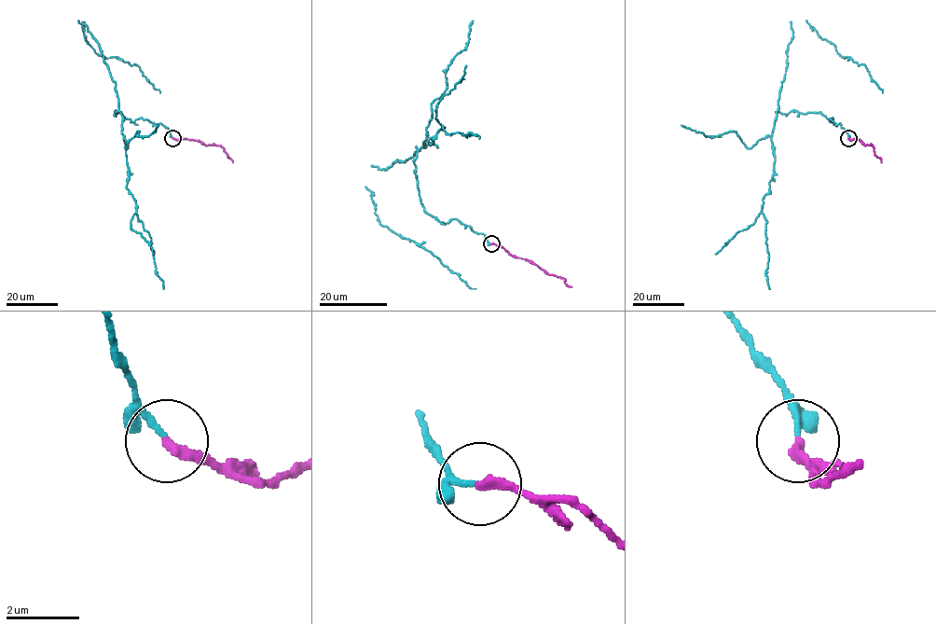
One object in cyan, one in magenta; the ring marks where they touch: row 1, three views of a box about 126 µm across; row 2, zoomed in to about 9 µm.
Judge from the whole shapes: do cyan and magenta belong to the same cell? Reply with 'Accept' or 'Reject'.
Accept

